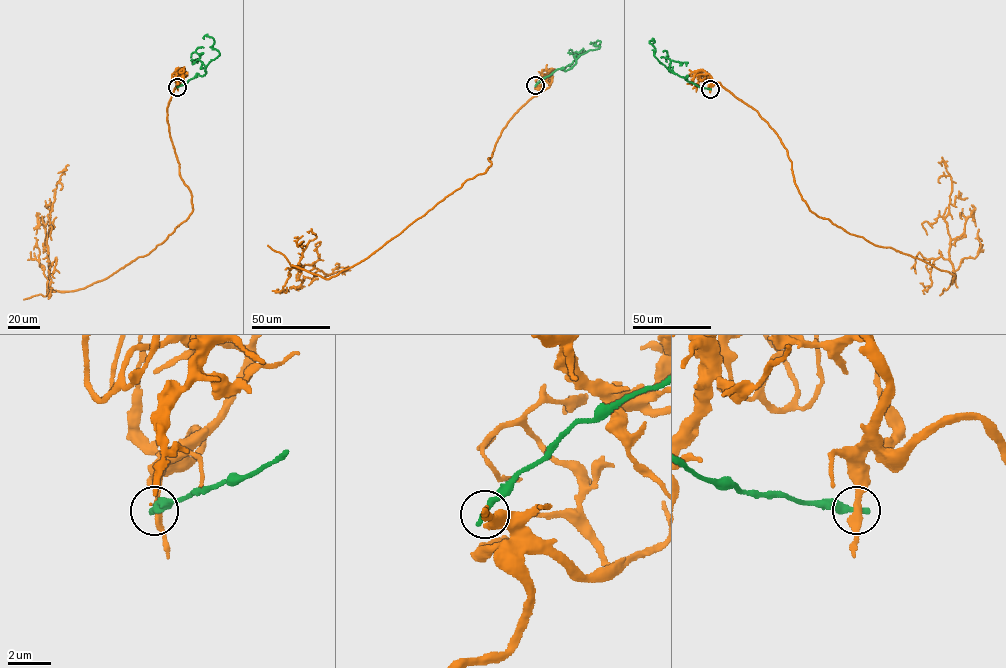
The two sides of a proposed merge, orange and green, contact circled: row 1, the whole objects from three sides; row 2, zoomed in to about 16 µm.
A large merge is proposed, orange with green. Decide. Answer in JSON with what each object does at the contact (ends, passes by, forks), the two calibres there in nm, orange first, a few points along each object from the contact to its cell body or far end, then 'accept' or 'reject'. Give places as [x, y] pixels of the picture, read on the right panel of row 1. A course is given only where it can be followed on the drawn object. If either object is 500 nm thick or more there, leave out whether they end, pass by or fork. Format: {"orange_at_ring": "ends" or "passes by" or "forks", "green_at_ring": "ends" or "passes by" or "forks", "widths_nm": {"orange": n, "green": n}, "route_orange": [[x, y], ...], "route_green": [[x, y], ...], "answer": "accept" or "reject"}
{"orange_at_ring": "passes by", "green_at_ring": "ends", "widths_nm": {"orange": 320, "green": 340}, "route_orange": [[710, 89], [719, 82], [773, 130], [809, 209], [946, 271], [952, 283], [952, 182], [942, 166]], "route_green": [[710, 89], [667, 68], [654, 54], [655, 48], [649, 41], [653, 40], [653, 43]], "answer": "reject"}

